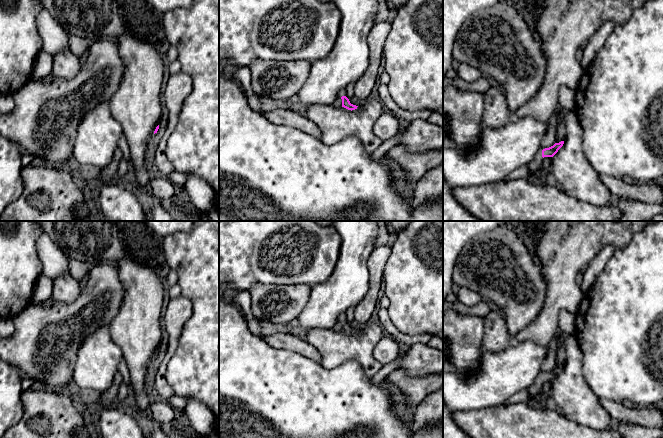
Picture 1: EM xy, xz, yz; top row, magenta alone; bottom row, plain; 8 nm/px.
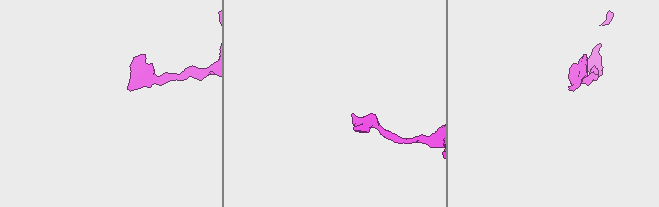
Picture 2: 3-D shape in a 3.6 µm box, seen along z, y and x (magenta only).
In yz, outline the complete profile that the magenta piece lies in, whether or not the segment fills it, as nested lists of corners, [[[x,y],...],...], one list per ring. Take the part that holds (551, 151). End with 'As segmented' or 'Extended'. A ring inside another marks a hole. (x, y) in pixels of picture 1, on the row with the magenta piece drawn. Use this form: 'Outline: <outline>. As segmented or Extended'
Outline: [[[561,141],[559,143],[555,143],[553,146],[549,148],[545,148],[542,151],[540,151],[535,159],[529,164],[528,172],[529,173],[536,173],[542,165],[542,161],[544,157],[553,157],[558,150],[563,146],[564,141]]]. Extended

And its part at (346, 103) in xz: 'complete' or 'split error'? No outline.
split error

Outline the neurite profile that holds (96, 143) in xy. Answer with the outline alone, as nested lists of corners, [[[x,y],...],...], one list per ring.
[[[102,103],[80,122],[73,155],[80,164],[103,168],[119,151],[118,141],[122,135],[122,126],[111,114],[109,104]]]

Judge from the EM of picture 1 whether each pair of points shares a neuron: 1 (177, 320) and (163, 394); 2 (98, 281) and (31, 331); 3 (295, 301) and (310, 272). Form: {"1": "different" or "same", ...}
{"1": "same", "2": "same", "3": "different"}

